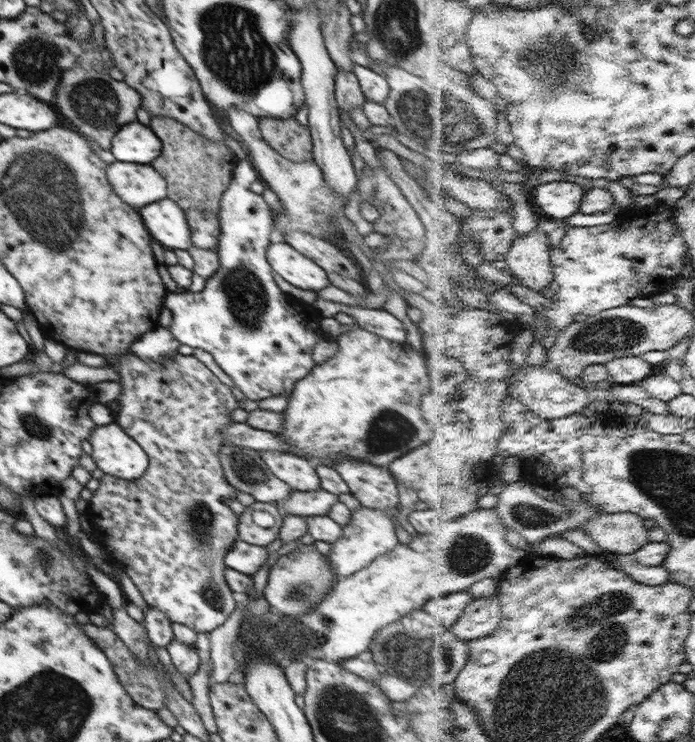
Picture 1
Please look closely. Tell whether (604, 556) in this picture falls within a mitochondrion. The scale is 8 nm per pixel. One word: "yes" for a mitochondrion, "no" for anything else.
no

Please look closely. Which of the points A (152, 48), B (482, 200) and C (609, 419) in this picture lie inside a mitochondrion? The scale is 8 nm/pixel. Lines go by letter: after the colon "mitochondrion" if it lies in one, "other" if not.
A: other
B: other
C: other

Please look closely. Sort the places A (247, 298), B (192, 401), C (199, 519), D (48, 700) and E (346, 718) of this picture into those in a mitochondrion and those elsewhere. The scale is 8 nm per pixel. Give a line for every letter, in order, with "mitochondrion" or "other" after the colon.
A: mitochondrion
B: other
C: mitochondrion
D: mitochondrion
E: mitochondrion

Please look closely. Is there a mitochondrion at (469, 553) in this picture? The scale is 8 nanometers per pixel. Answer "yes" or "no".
yes

